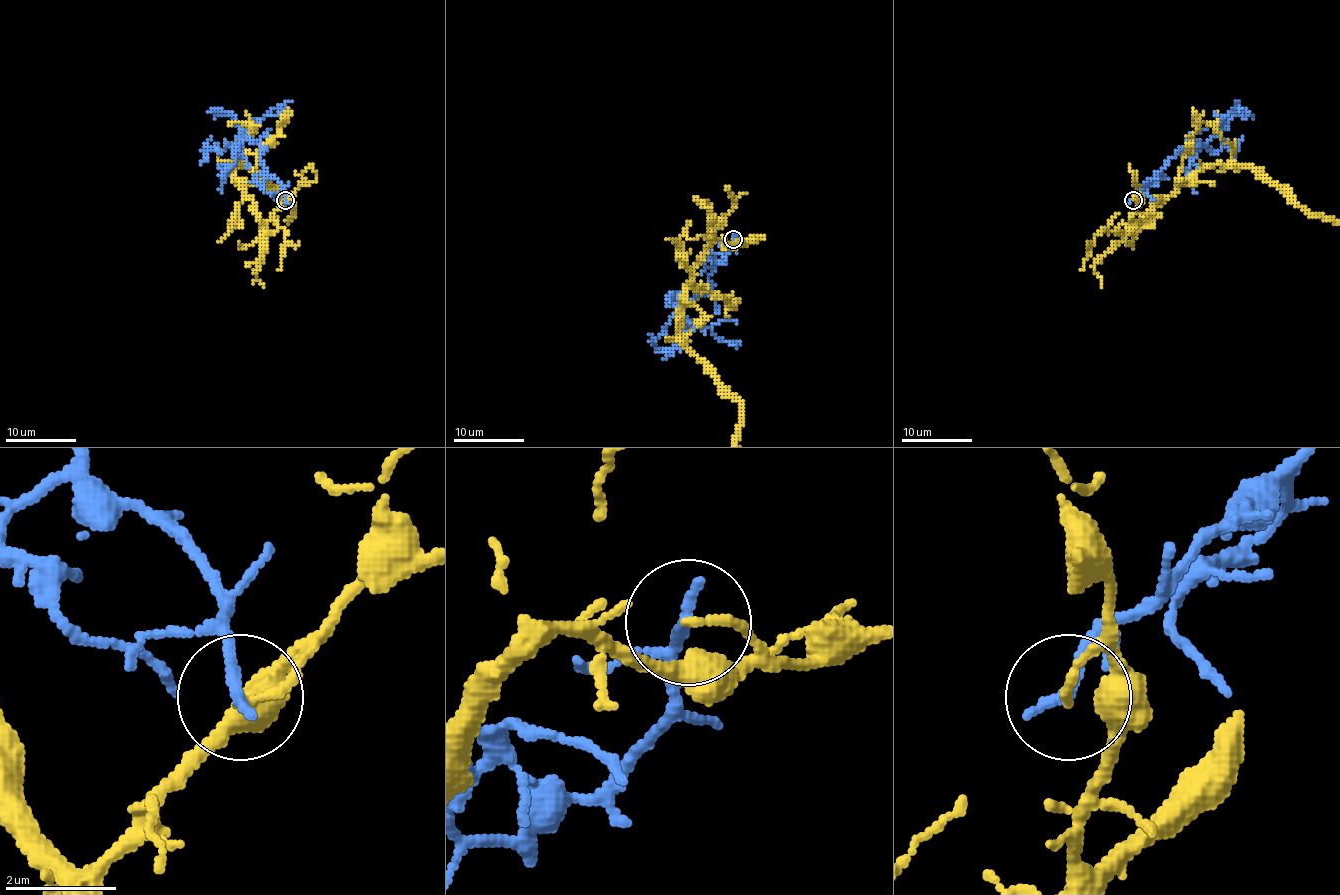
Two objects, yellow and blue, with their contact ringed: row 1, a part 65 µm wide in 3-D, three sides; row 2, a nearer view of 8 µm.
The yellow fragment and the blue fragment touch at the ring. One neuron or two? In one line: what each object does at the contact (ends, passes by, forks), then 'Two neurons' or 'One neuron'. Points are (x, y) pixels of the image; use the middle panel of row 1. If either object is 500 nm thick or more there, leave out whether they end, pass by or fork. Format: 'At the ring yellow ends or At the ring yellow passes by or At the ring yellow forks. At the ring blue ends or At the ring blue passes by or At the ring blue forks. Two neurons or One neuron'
At the ring yellow ends. At the ring blue ends. Two neurons

